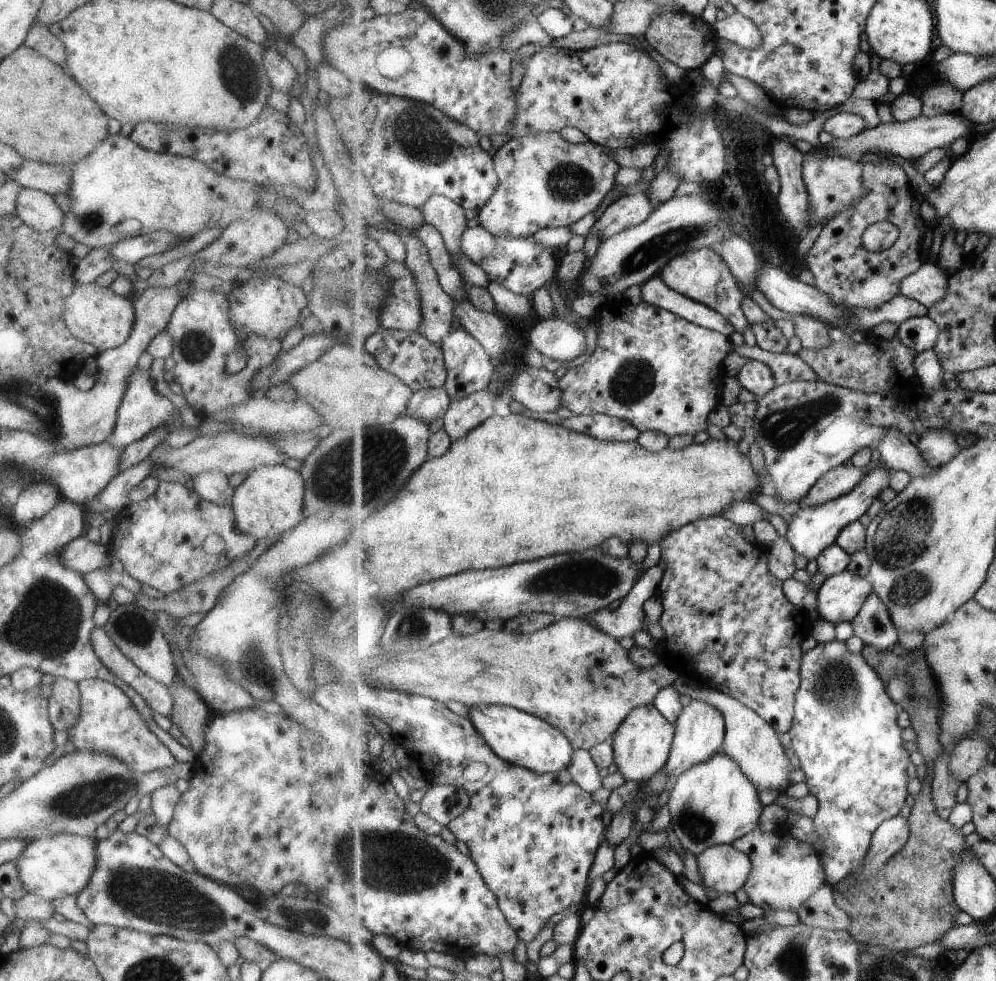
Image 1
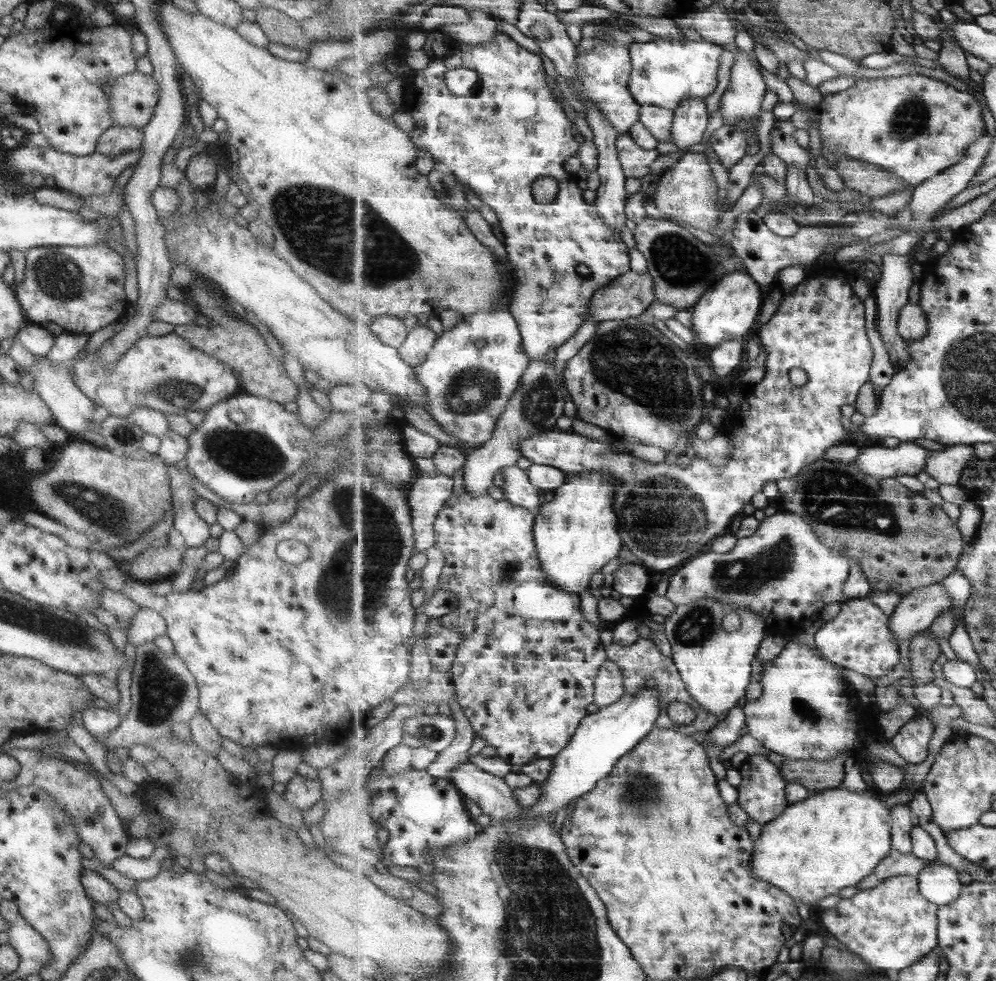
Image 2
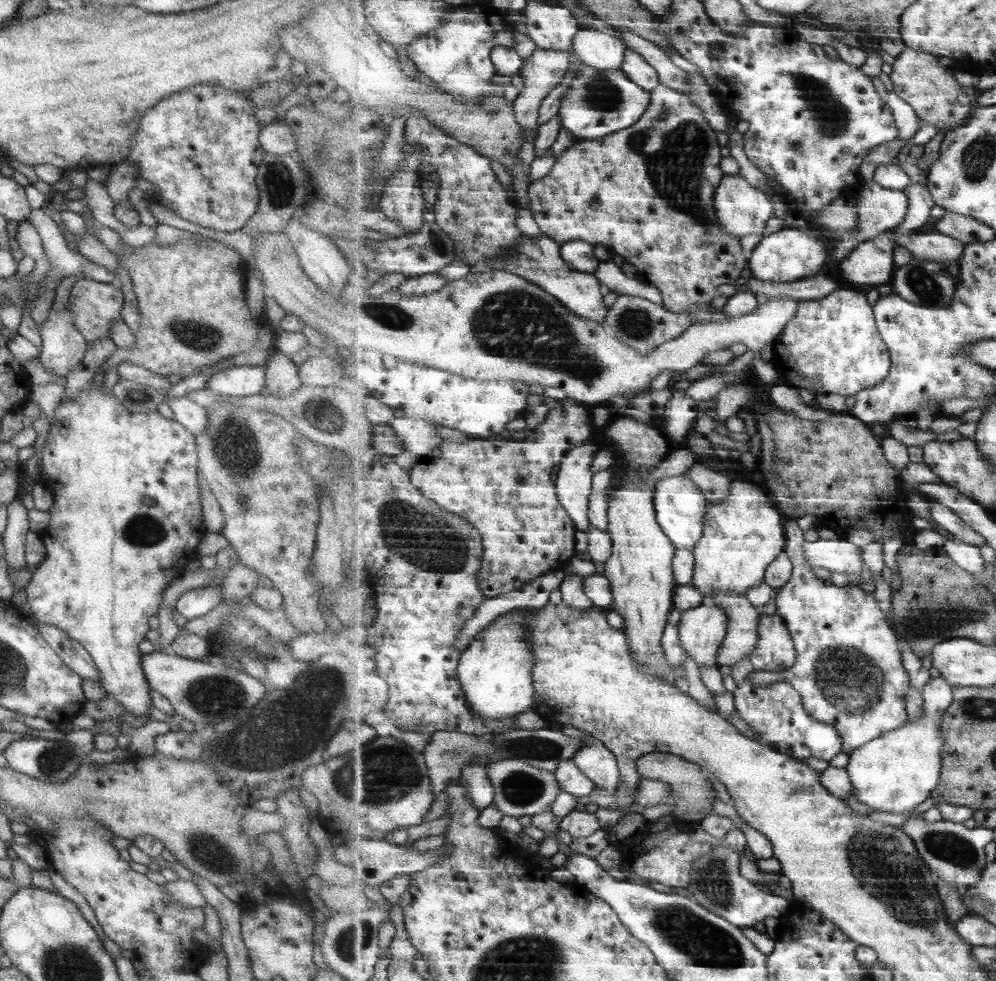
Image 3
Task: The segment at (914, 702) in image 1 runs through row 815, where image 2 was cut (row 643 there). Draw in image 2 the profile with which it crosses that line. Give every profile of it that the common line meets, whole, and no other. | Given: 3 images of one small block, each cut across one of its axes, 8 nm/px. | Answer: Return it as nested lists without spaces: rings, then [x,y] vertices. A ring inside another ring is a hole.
[[[920,633],[910,642],[910,664],[914,685],[936,683],[936,664],[947,648],[925,633]]]

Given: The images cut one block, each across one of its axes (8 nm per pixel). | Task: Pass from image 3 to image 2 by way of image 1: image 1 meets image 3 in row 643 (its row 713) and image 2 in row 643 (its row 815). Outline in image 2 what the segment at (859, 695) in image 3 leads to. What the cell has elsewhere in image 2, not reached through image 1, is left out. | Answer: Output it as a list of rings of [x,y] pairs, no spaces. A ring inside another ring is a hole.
[[[870,598],[847,600],[842,604],[838,618],[822,626],[816,634],[816,643],[828,660],[868,676],[874,683],[890,674],[900,662],[900,643],[892,631],[892,619]]]

